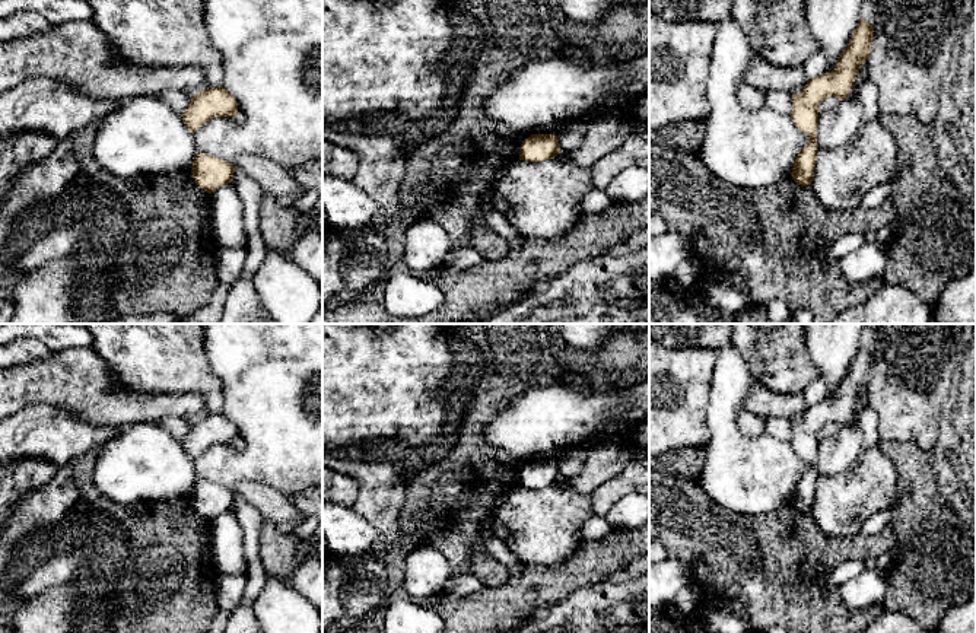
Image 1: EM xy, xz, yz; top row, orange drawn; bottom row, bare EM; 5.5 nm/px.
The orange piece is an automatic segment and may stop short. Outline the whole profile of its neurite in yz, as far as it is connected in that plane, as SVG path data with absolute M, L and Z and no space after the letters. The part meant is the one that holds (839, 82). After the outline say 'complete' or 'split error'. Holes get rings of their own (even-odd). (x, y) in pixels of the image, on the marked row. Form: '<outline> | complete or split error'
M861 18L834 69L808 80L798 95L792 95L791 118L797 128L810 139L797 155L791 172L798 185L811 185L814 178L818 153L818 104L830 96L836 96L840 101L849 96L861 64L870 57L872 41L874 28Z | complete

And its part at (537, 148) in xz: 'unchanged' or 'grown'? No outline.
unchanged

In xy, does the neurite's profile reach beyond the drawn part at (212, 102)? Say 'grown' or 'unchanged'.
unchanged

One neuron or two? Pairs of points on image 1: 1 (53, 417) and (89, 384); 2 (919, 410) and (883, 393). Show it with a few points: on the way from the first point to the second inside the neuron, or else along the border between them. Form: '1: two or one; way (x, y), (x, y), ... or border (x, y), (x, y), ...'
1: two; border (29, 404), (56, 404), (94, 425)
2: one; way (911, 401), (902, 393), (892, 393)

